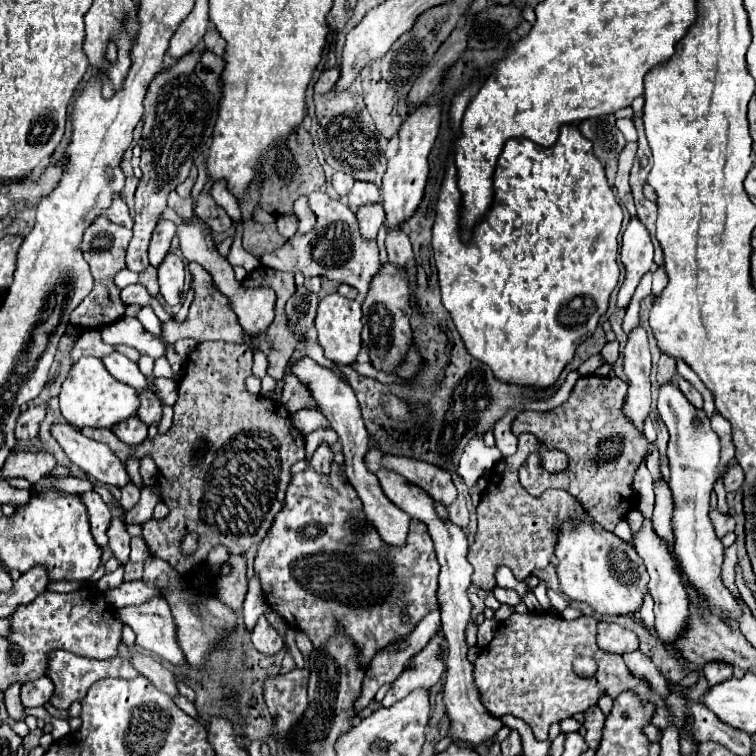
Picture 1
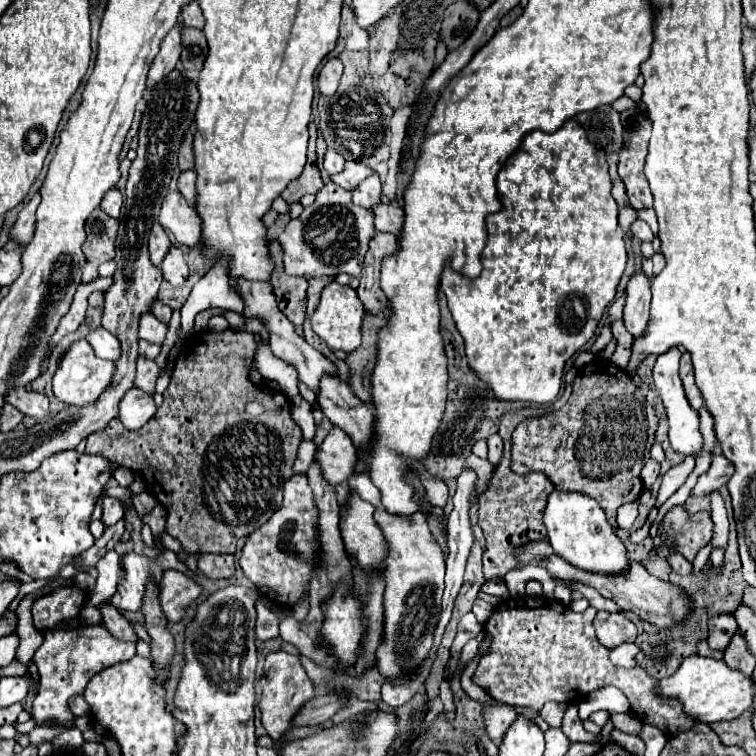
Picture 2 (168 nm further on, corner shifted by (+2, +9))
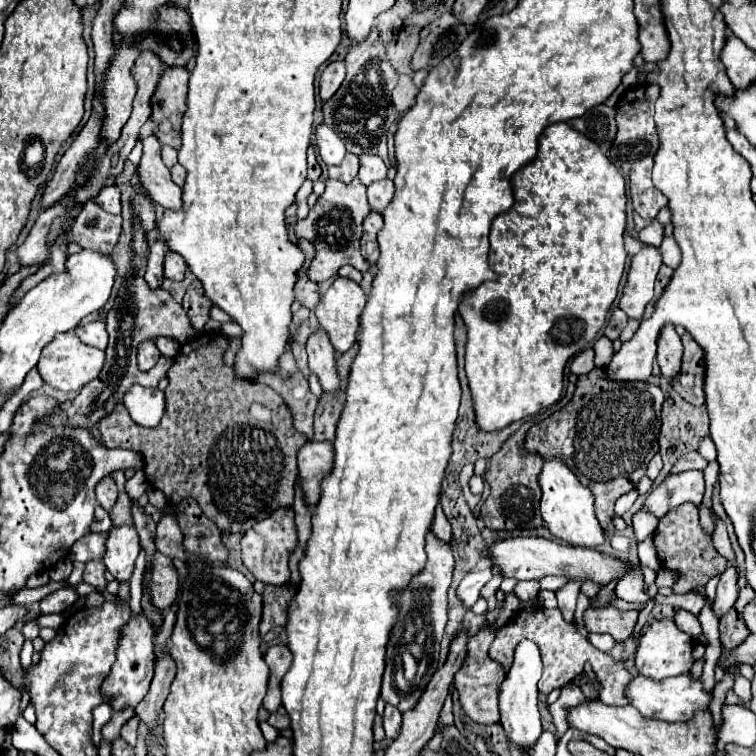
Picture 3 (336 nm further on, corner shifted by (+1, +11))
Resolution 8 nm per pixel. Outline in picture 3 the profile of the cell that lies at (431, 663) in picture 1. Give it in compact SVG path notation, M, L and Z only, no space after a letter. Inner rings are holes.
M391 705L385 707L383 727L385 727L387 741L393 741L395 737L399 737L399 731L401 731L401 713L399 713L397 707L391 707Z

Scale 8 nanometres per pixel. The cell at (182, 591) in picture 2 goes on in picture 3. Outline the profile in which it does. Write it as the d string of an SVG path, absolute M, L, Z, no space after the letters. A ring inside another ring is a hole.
M155 551L149 567L143 571L143 585L151 595L151 603L161 611L167 609L179 591L179 575L173 561L167 555Z

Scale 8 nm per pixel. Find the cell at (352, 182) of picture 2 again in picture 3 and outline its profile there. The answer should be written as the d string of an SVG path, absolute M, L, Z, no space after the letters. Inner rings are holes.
M347 153L339 165L329 167L329 177L347 183L347 181L353 181L357 177L357 169L359 169L359 157L353 153Z

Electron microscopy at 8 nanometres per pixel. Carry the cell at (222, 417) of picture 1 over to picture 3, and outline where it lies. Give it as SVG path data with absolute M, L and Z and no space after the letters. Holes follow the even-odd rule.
M201 333L197 339L179 347L173 365L167 373L169 385L165 389L167 407L161 423L155 429L143 429L135 425L121 403L99 421L105 447L123 447L143 455L147 481L165 493L169 503L179 503L183 497L195 497L201 511L217 523L225 533L243 533L255 523L269 517L279 507L291 507L295 497L297 477L297 451L307 443L307 435L295 431L293 417L285 401L269 387L259 387L251 381L237 381L231 367L223 363L223 351L227 349L225 335ZM261 403L269 409L271 421L255 421L251 405Z

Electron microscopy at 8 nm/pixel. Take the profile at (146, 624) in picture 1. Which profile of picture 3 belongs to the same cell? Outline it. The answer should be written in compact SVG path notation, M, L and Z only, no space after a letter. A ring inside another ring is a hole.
M135 525L111 527L105 545L107 545L107 551L103 553L103 563L107 571L117 581L129 581L135 569L135 559L141 549Z

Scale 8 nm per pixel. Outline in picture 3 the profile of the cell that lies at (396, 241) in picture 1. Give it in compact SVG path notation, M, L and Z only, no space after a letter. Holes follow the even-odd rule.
M383 179L383 181L371 183L371 187L367 187L367 197L369 197L371 209L383 213L383 209L393 199L393 181L391 179Z

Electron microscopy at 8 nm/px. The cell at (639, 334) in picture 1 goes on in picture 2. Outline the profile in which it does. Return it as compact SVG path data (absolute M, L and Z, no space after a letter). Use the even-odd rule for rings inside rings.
M644 273L630 277L626 287L626 307L624 307L624 325L634 335L640 337L648 323L648 305L650 305L650 279Z

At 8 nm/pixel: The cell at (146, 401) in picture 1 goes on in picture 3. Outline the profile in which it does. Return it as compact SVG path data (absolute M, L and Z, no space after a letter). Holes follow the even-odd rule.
M147 339L147 341L143 341L137 347L137 359L139 359L139 369L141 371L149 371L151 367L155 367L155 363L159 361L159 357L161 357L161 353L155 347L153 339Z

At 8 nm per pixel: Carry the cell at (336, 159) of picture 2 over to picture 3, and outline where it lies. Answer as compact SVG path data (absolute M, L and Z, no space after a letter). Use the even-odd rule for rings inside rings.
M325 123L317 125L317 129L315 129L315 147L319 151L319 157L327 165L341 163L345 157L345 145L343 145L341 137L331 127L327 127Z

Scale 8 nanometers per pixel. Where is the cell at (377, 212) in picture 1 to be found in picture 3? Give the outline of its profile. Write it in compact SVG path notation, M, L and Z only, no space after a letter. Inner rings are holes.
M361 153L359 163L359 179L363 185L371 185L371 181L381 181L387 177L387 165L381 157L375 157L373 153Z

